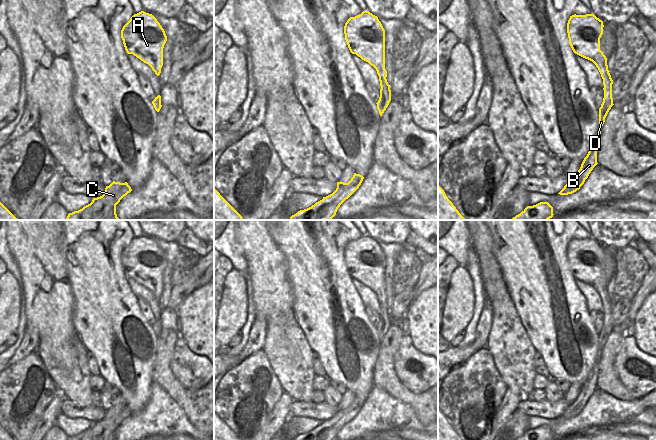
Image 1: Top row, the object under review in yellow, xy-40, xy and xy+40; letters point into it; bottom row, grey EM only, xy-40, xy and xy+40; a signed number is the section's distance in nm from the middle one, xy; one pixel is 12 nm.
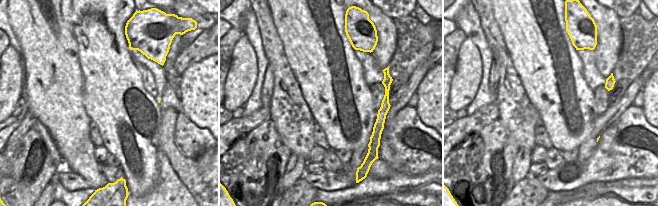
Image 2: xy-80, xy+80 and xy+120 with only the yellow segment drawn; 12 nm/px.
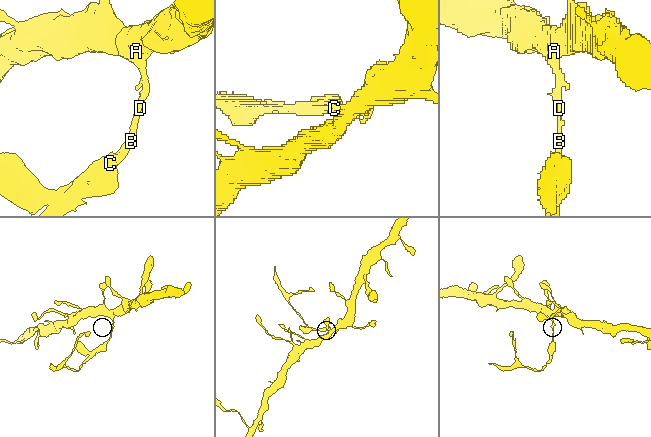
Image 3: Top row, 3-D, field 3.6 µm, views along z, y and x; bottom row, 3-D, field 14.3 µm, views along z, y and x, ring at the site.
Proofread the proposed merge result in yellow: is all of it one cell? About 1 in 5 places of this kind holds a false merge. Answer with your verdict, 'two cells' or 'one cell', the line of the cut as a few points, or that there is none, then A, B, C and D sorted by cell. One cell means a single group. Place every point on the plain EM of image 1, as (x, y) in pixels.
two cells; cut xy+40 (610, 301), (603, 303); groups A / B C D

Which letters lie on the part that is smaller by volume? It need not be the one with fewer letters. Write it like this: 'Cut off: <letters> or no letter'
Cut off: B, C, D

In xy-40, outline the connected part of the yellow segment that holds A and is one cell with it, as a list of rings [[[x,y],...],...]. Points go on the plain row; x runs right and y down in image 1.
[[[144,235],[134,238],[123,250],[121,262],[128,278],[133,278],[160,299],[167,260],[152,238]]]

